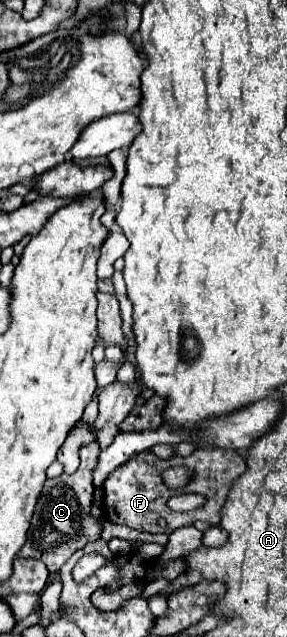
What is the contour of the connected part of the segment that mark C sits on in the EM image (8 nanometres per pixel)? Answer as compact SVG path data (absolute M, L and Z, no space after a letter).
M93 440L79 448L81 464L79 470L73 476L61 474L53 480L47 480L43 484L41 496L37 500L31 528L27 532L27 542L23 544L23 550L17 552L21 558L35 558L41 560L49 572L59 572L65 560L83 548L87 542L93 542L101 534L101 520L93 520L89 516L91 500L93 500L93 478L91 478L91 466L95 466L95 458L99 454L99 442Z

